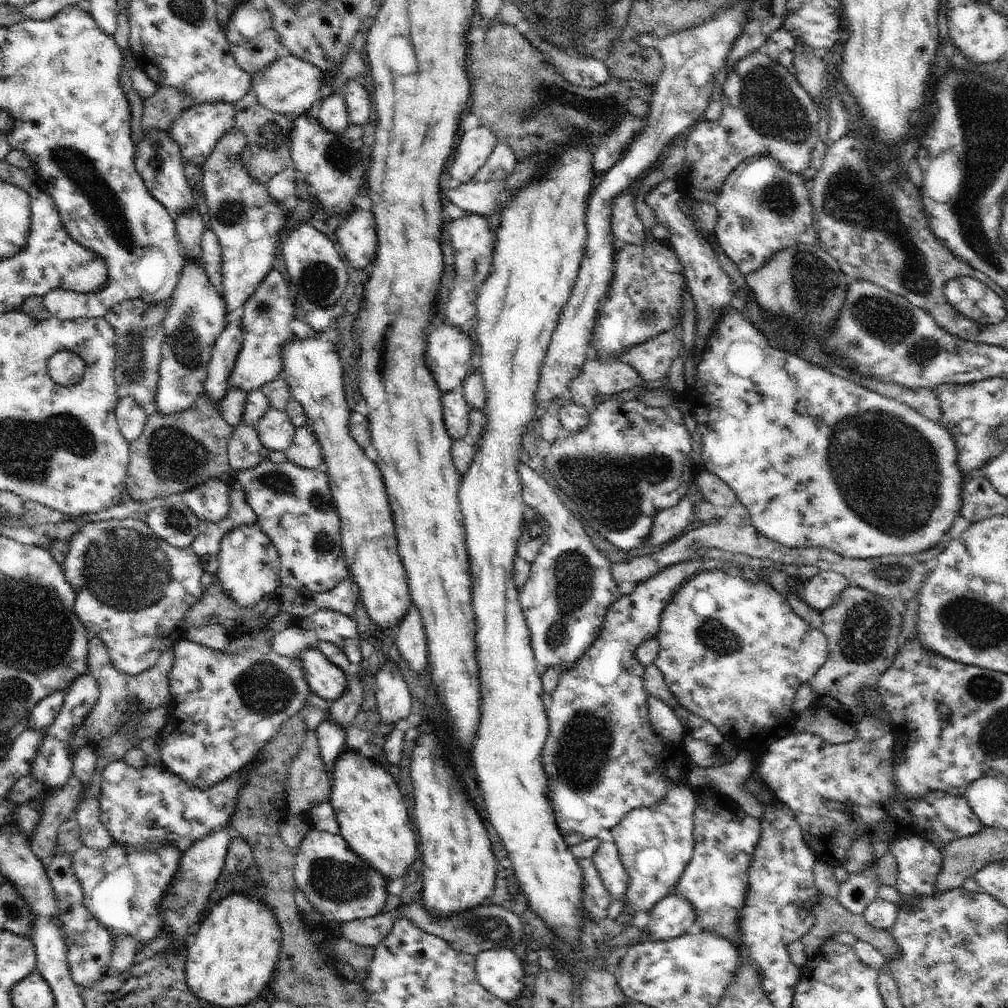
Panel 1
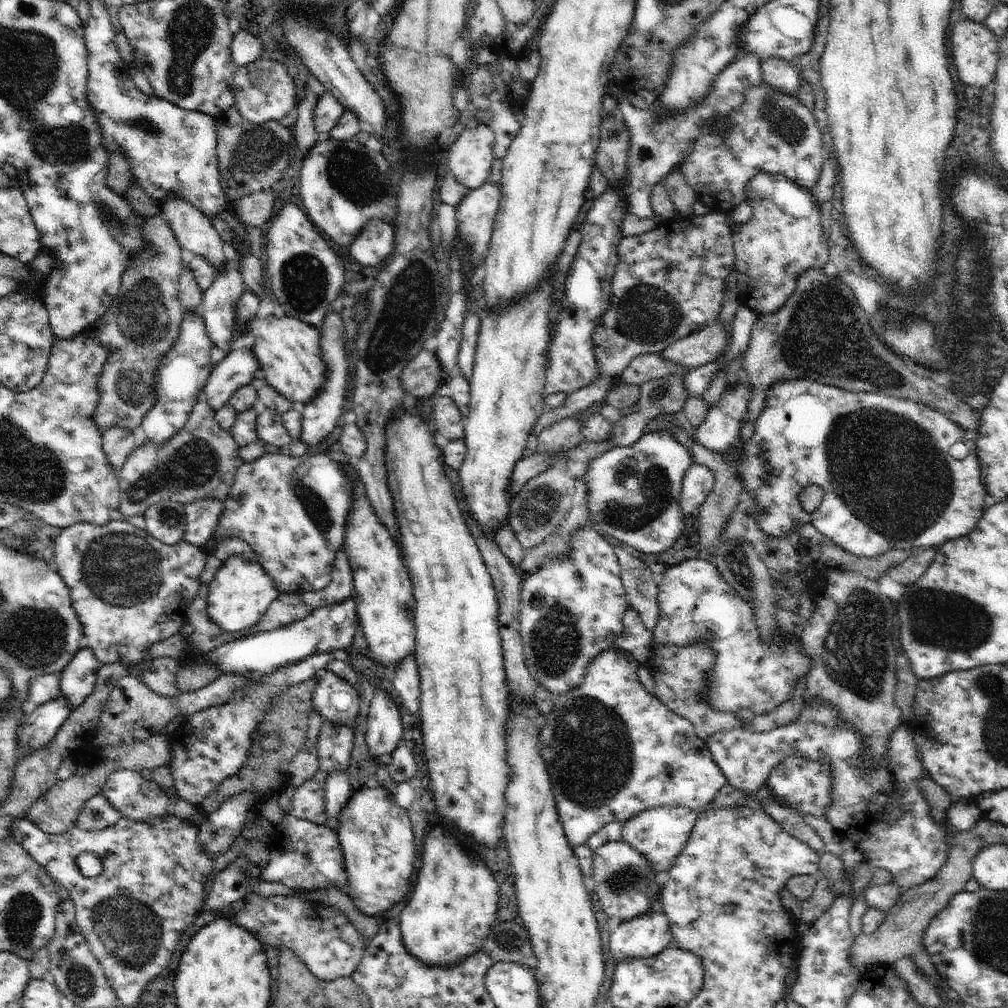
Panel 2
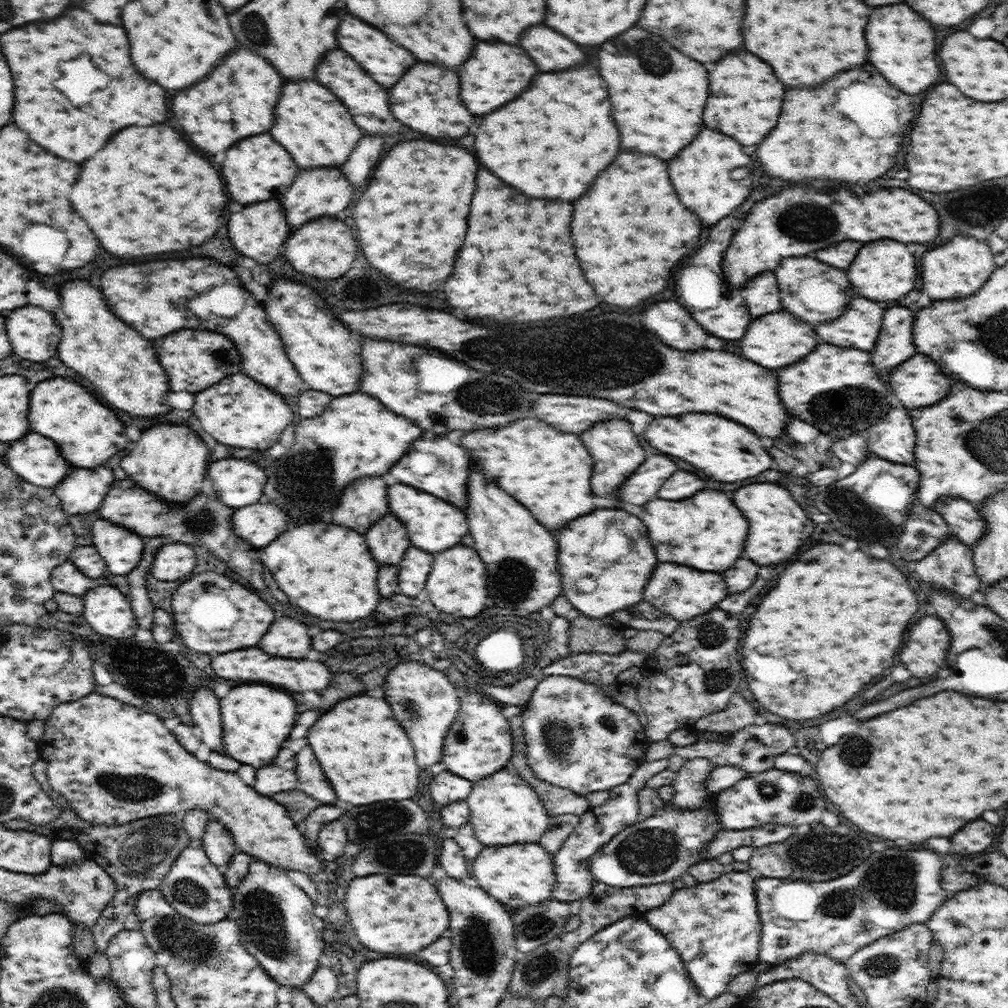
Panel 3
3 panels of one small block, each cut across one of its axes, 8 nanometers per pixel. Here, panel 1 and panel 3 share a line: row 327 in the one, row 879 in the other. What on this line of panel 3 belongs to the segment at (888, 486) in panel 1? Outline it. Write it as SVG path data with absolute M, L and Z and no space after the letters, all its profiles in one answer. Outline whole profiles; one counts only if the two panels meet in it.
M729 870L714 880L676 889L664 904L646 911L642 916L678 951L703 1000L709 1001L719 997L728 990L728 983L737 974L748 970L747 964L757 959L761 922L754 883L756 878L753 878L748 871Z

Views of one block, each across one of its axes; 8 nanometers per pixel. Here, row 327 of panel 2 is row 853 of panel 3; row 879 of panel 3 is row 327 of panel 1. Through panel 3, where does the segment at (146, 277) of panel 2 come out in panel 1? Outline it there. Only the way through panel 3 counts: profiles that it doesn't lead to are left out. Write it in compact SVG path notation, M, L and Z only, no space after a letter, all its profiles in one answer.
M172 297L160 304L144 304L144 300L127 300L108 310L103 316L116 330L116 362L114 380L118 386L118 401L124 396L132 396L140 408L146 408L156 398L159 366L164 344L164 326L162 320L172 306Z

